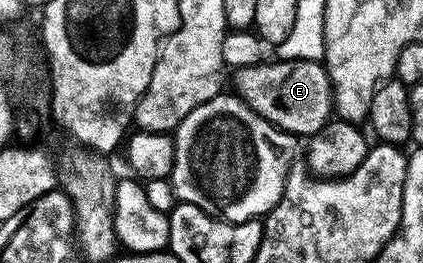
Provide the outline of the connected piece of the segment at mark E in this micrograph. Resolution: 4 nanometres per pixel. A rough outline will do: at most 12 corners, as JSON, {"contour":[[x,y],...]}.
{"contour":[[323,62],[235,68],[234,94],[297,137],[333,118]]}

